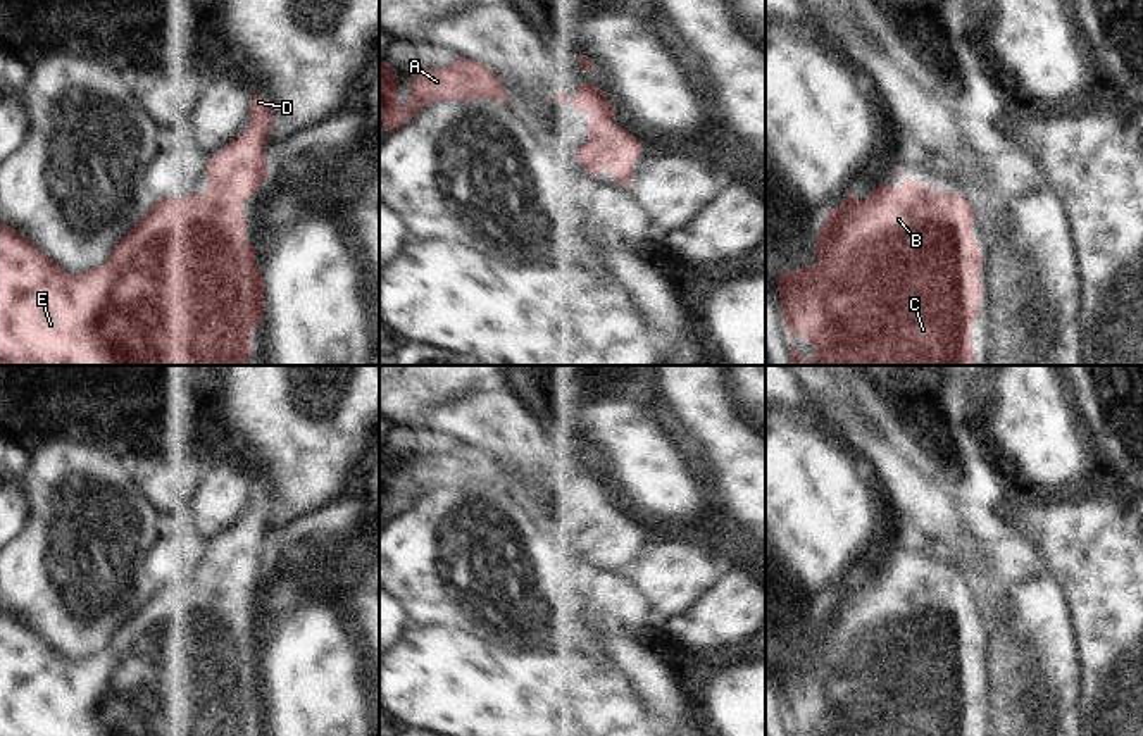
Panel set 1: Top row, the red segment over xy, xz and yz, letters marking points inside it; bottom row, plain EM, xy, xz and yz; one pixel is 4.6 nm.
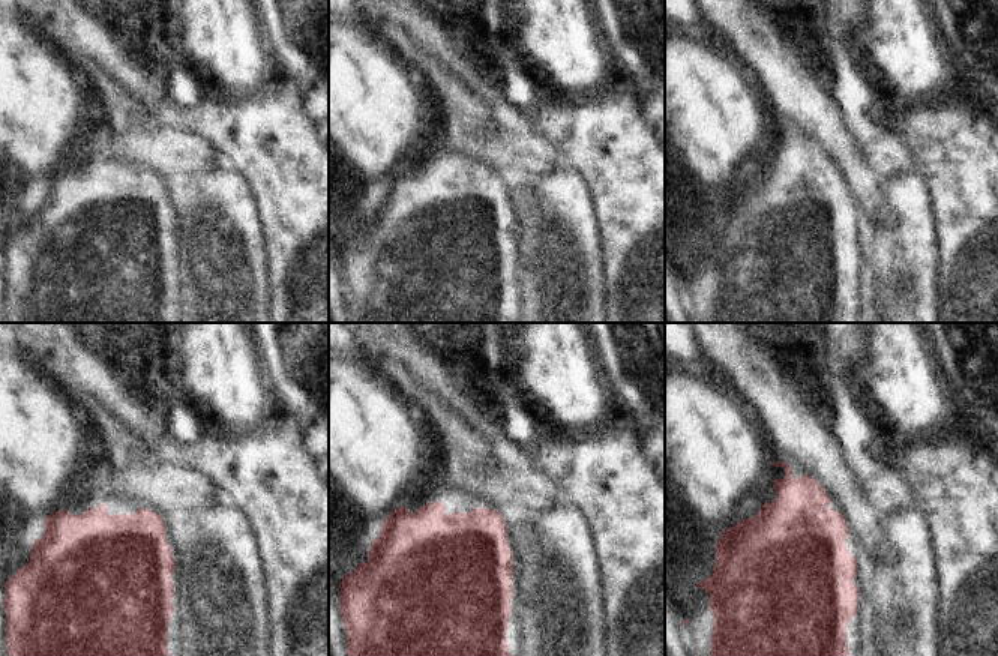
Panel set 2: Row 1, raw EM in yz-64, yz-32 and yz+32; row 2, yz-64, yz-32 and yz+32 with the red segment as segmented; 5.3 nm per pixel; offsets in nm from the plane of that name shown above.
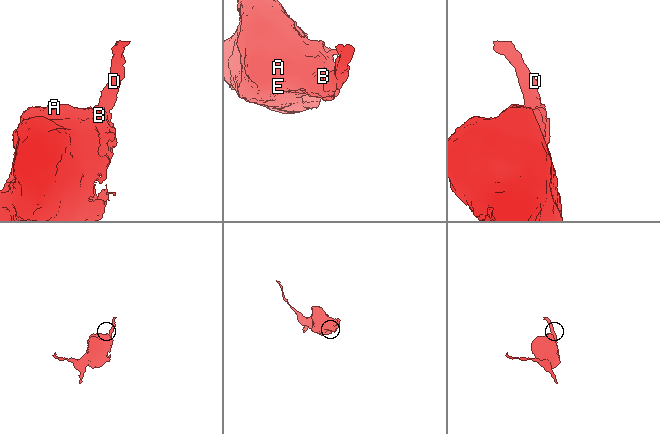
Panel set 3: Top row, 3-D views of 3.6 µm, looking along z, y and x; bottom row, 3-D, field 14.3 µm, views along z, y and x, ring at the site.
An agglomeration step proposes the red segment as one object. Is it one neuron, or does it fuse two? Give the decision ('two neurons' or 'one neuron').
one neuron

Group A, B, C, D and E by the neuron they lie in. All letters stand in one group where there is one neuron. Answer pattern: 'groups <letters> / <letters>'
groups A B C D E

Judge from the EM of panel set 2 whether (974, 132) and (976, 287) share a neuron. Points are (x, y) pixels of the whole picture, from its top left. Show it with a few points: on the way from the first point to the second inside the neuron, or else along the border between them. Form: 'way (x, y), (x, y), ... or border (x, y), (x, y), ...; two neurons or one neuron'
way (974, 171), (976, 248); one neuron

